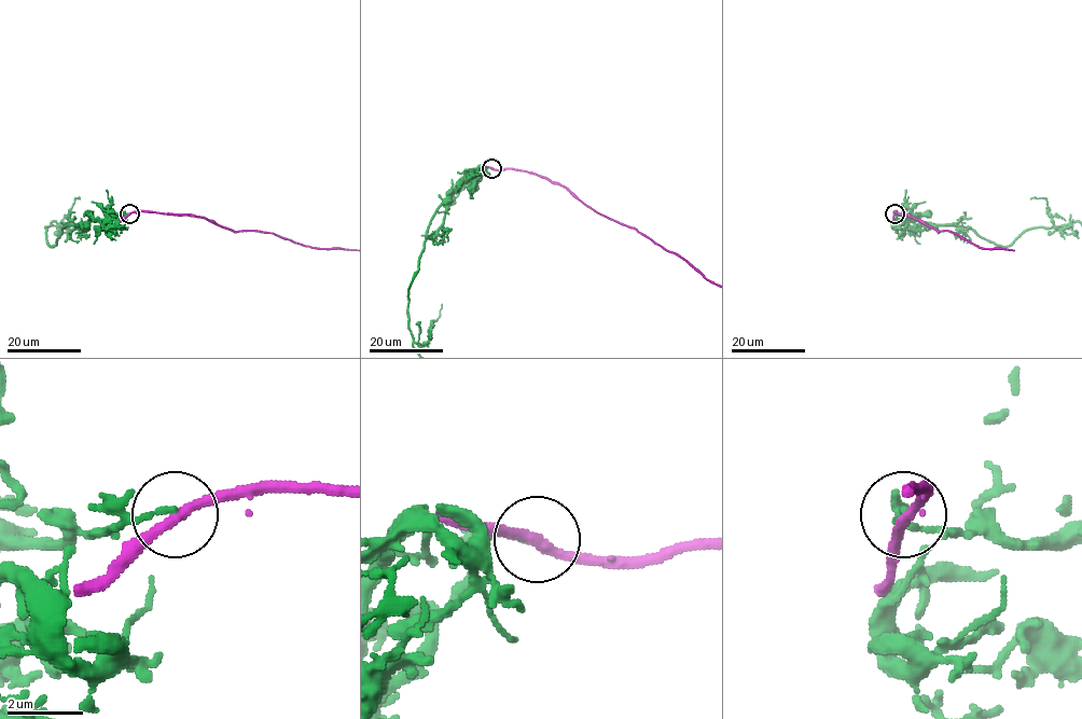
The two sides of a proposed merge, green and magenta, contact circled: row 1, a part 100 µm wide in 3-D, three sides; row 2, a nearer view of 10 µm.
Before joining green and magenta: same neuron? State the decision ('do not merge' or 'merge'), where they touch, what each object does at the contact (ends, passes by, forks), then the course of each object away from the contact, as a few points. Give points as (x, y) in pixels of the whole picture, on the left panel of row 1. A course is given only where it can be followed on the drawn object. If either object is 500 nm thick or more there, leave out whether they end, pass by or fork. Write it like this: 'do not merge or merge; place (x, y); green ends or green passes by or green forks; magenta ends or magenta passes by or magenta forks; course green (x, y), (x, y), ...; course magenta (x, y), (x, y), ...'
merge; place (129, 213); green ends; magenta passes by; course magenta (129, 213), (152, 211), (194, 215), (235, 232), (273, 233), (317, 248)

